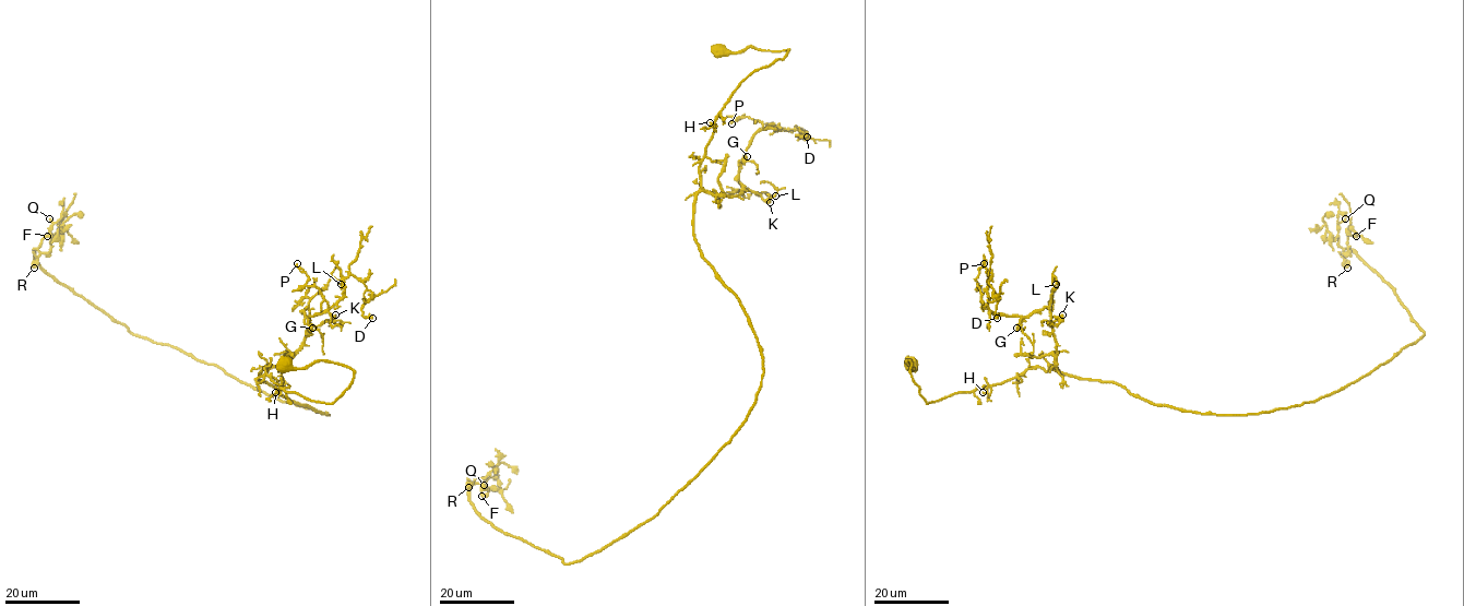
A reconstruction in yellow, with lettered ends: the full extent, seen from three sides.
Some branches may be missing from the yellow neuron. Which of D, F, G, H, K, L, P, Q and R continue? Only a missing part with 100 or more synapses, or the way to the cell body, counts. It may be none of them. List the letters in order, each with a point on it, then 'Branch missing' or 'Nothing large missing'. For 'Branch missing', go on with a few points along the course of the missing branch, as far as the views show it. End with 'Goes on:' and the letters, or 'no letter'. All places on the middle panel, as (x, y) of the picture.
D: Place: (807, 137). Nothing large missing
F: Place: (481, 496). Nothing large missing
G: Place: (747, 156). Nothing large missing
H: Place: (710, 122). Nothing large missing
K: Place: (770, 202). Nothing large missing
L: Place: (775, 195). Nothing large missing
P: Place: (732, 123). Nothing large missing
Q: Place: (484, 485). Nothing large missing
R: Place: (468, 487). Nothing large missing
Goes on: no letter

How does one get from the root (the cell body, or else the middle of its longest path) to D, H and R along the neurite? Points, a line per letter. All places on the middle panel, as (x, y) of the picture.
D: (722, 50), (788, 50), (751, 72), (719, 114), (701, 186), (742, 192), (745, 152), (765, 128), (807, 137)
H: (722, 50), (740, 52), (753, 46), (788, 50), (782, 59), (751, 72), (712, 127), (710, 122)
R: (722, 50), (788, 50), (719, 114), (693, 209), (762, 358), (747, 420), (569, 563), (468, 487)

